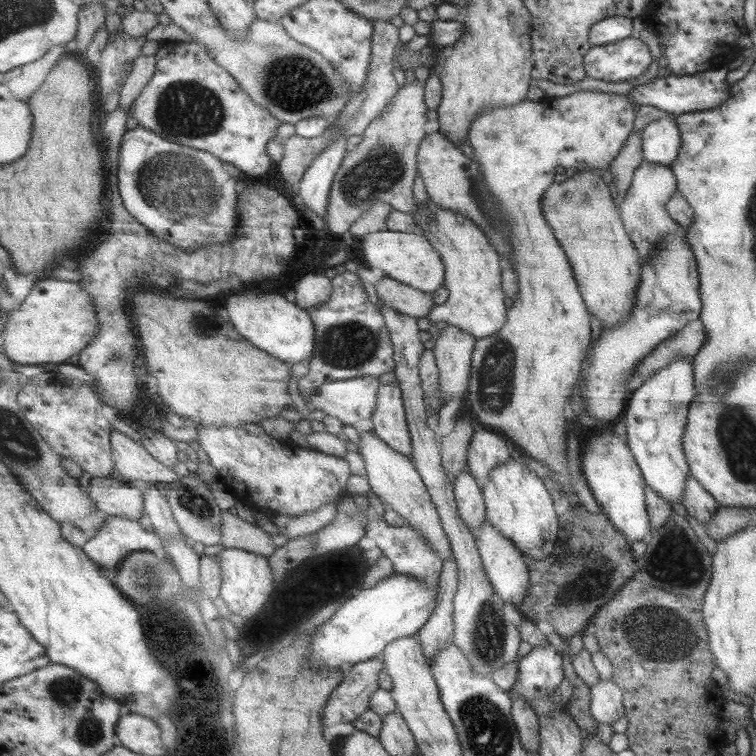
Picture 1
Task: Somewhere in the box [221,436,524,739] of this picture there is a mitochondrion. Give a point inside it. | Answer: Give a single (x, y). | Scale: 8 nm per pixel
(489, 639)

